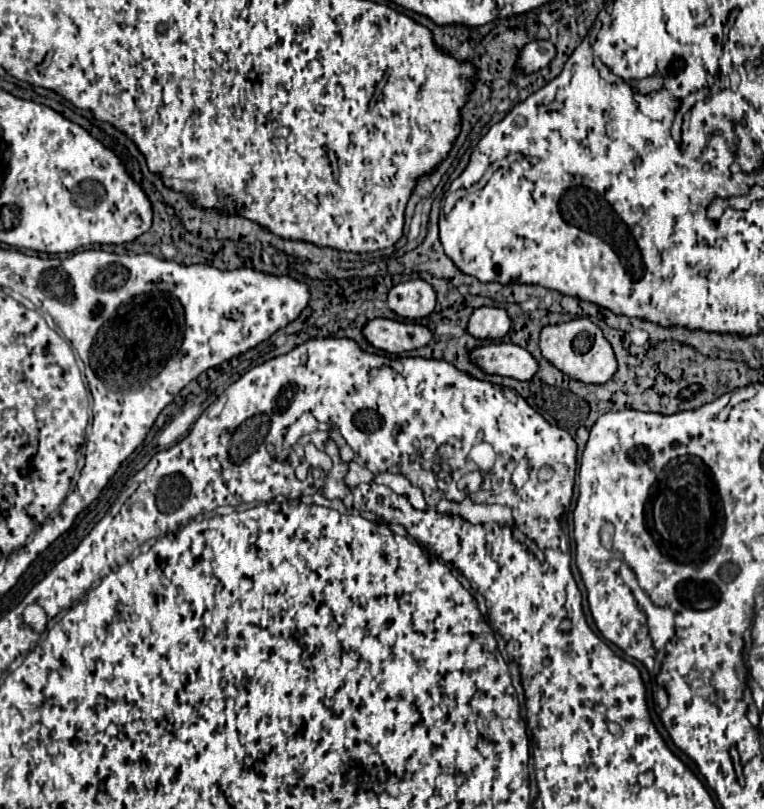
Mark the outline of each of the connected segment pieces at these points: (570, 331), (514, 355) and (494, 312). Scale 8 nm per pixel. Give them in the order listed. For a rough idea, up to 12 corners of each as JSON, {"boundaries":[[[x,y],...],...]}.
{"boundaries":[[[586,317],[546,325],[542,355],[584,383],[606,383],[616,357]],[[490,343],[470,357],[490,375],[530,381],[532,353],[514,343]],[[500,307],[474,309],[468,333],[500,339],[510,317]]]}

